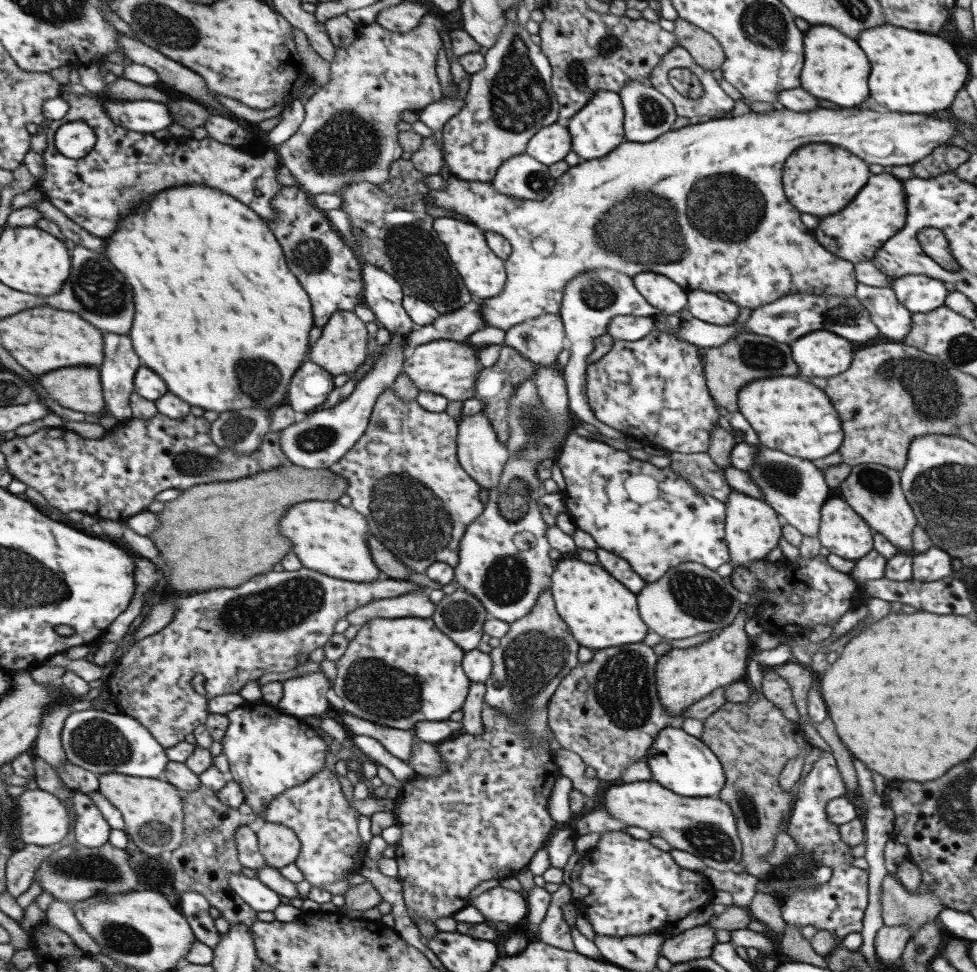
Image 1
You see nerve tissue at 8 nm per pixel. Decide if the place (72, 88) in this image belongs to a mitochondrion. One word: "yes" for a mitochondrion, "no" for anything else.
no

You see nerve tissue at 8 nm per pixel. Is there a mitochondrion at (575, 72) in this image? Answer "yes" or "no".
yes

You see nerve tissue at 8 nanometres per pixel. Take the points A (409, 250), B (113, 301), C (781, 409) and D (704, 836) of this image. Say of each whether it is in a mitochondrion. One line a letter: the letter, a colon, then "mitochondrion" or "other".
A: mitochondrion
B: mitochondrion
C: other
D: mitochondrion

